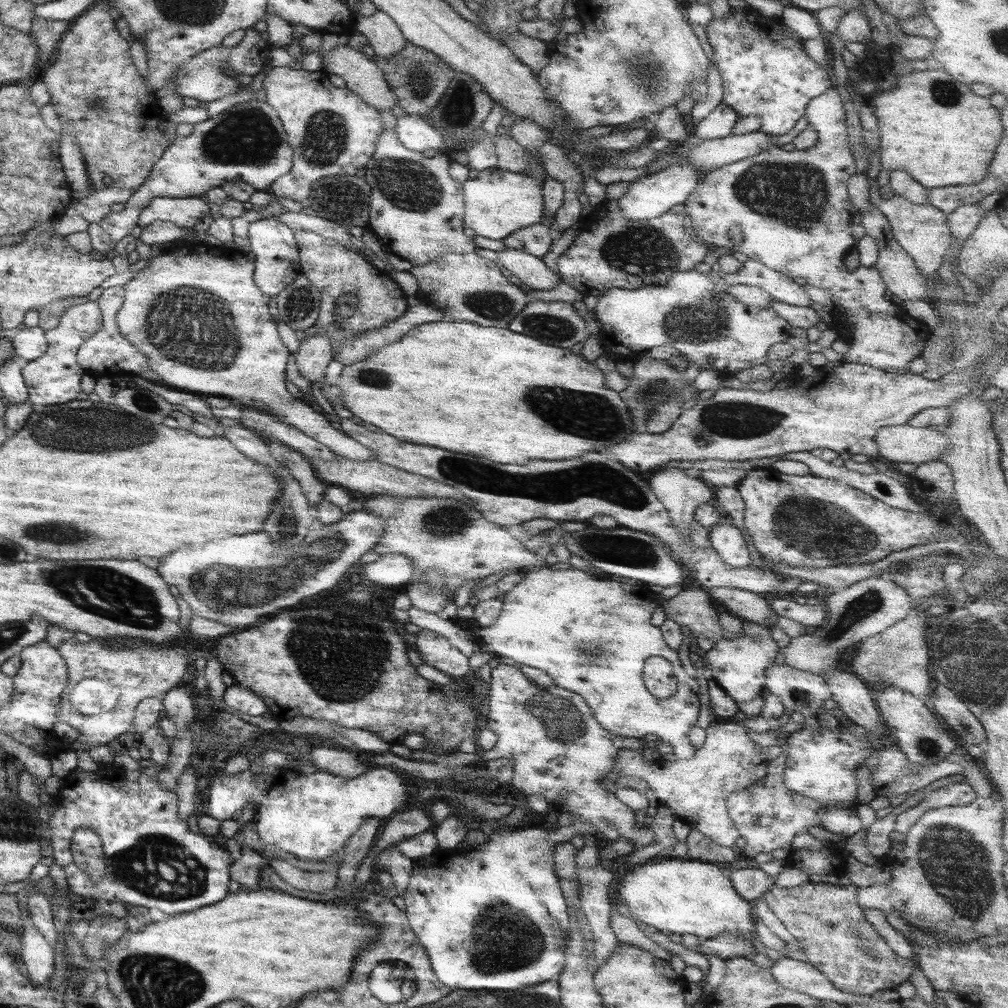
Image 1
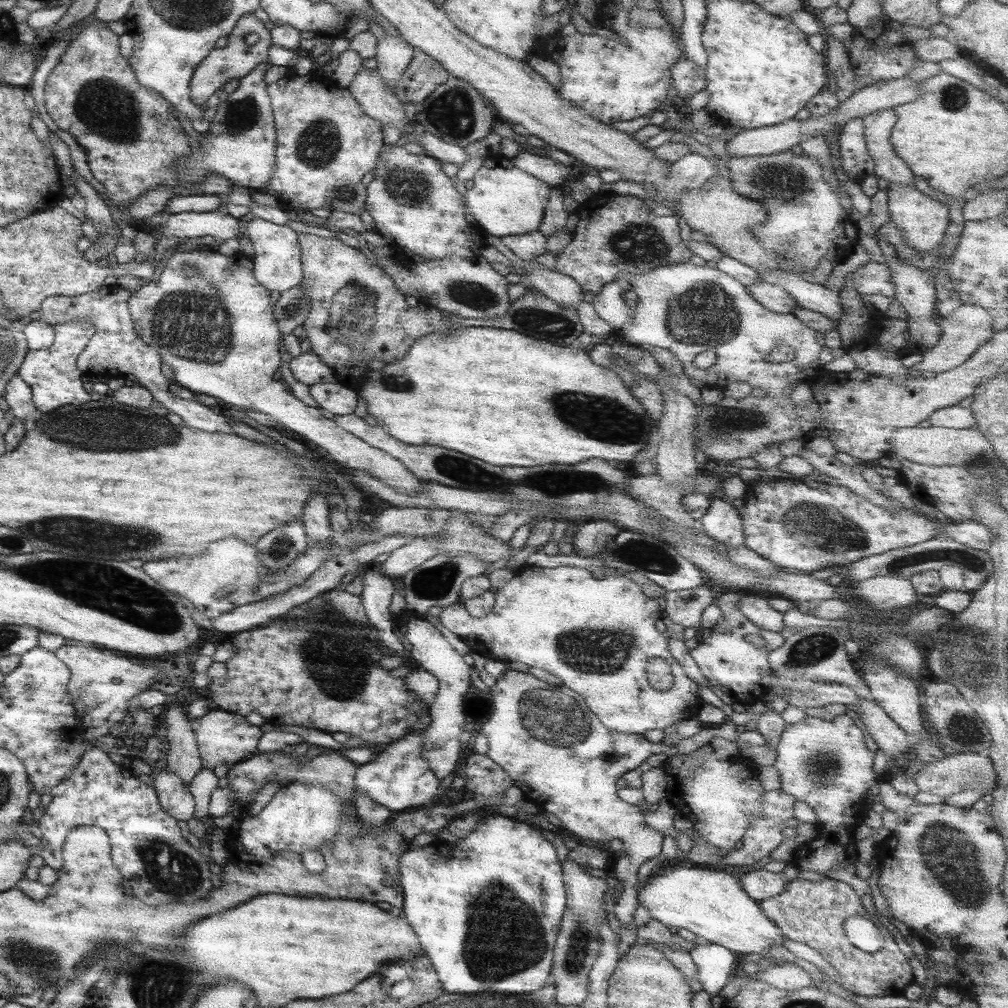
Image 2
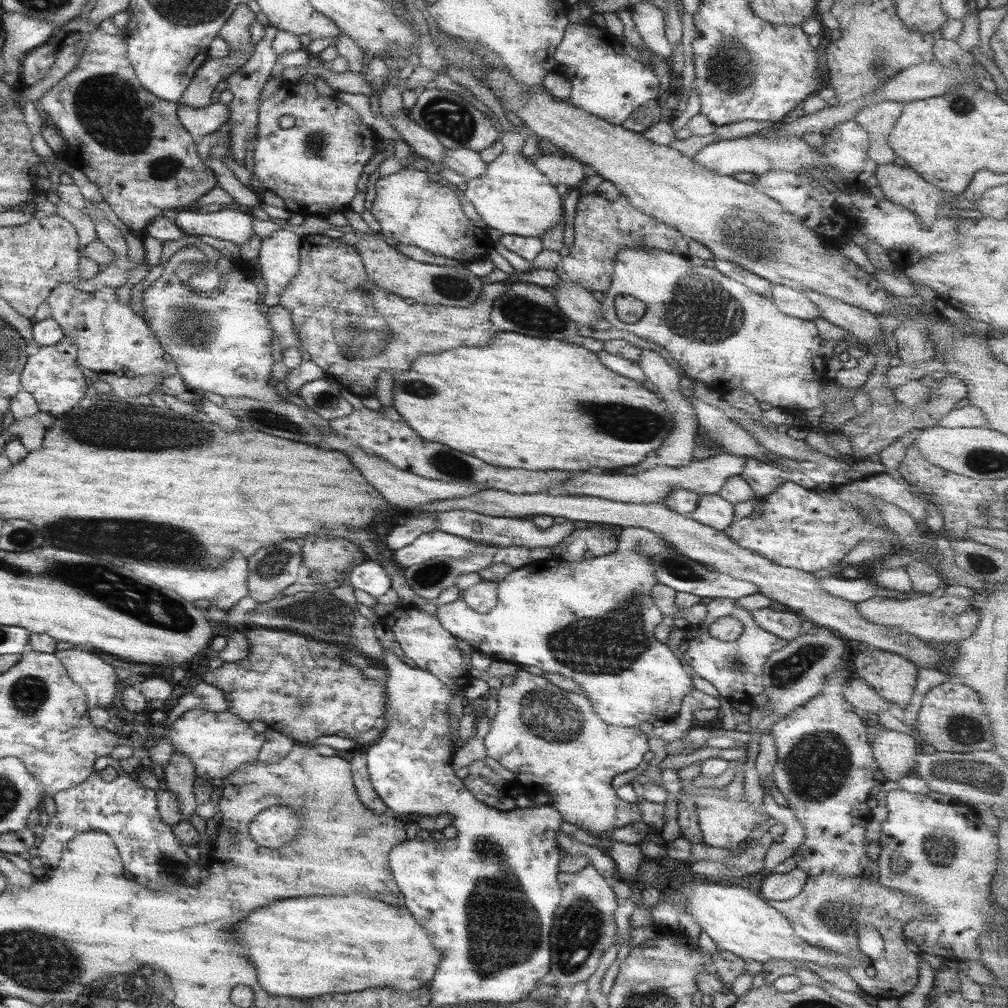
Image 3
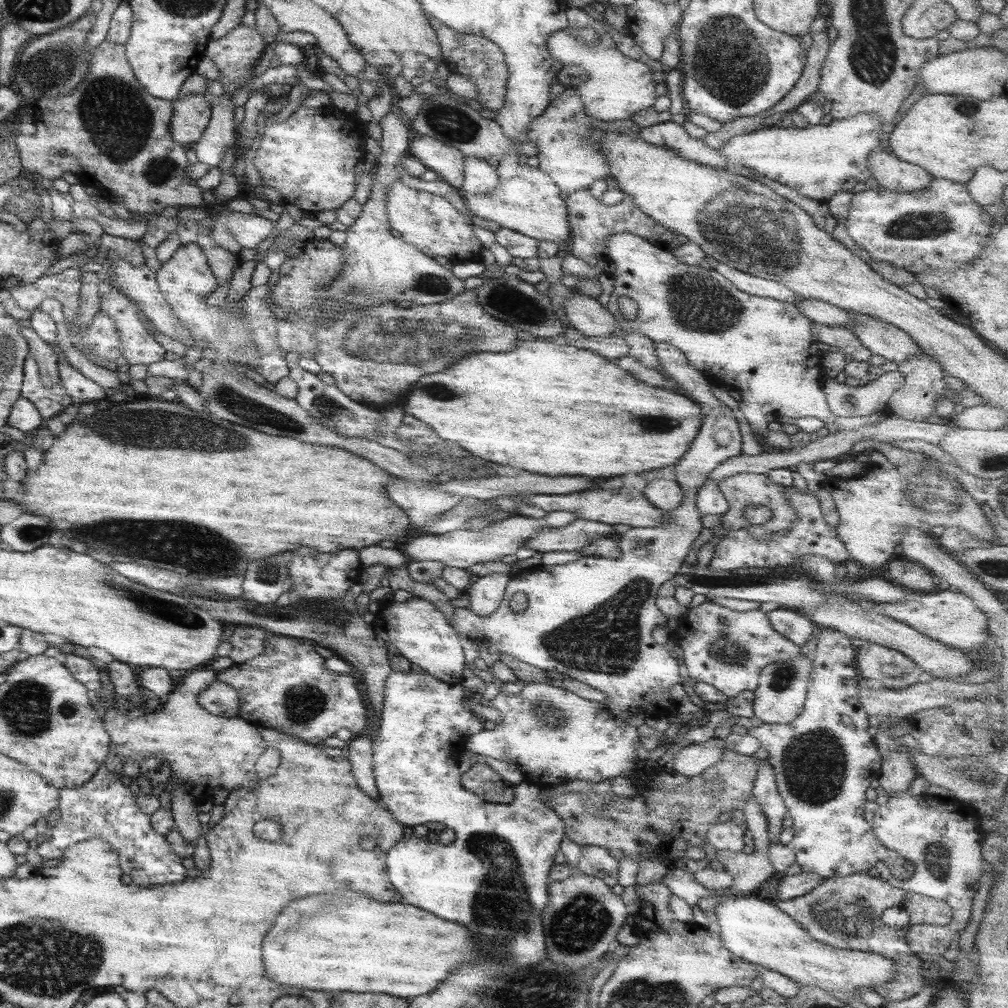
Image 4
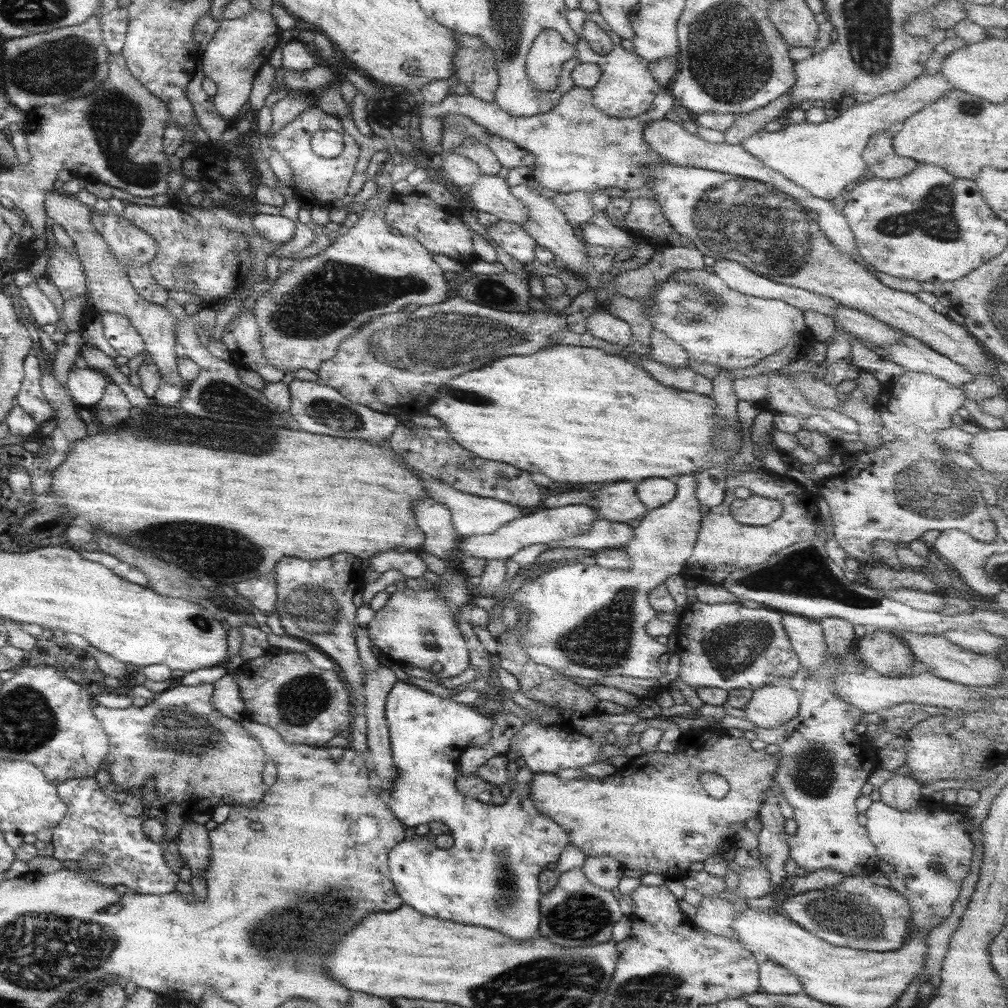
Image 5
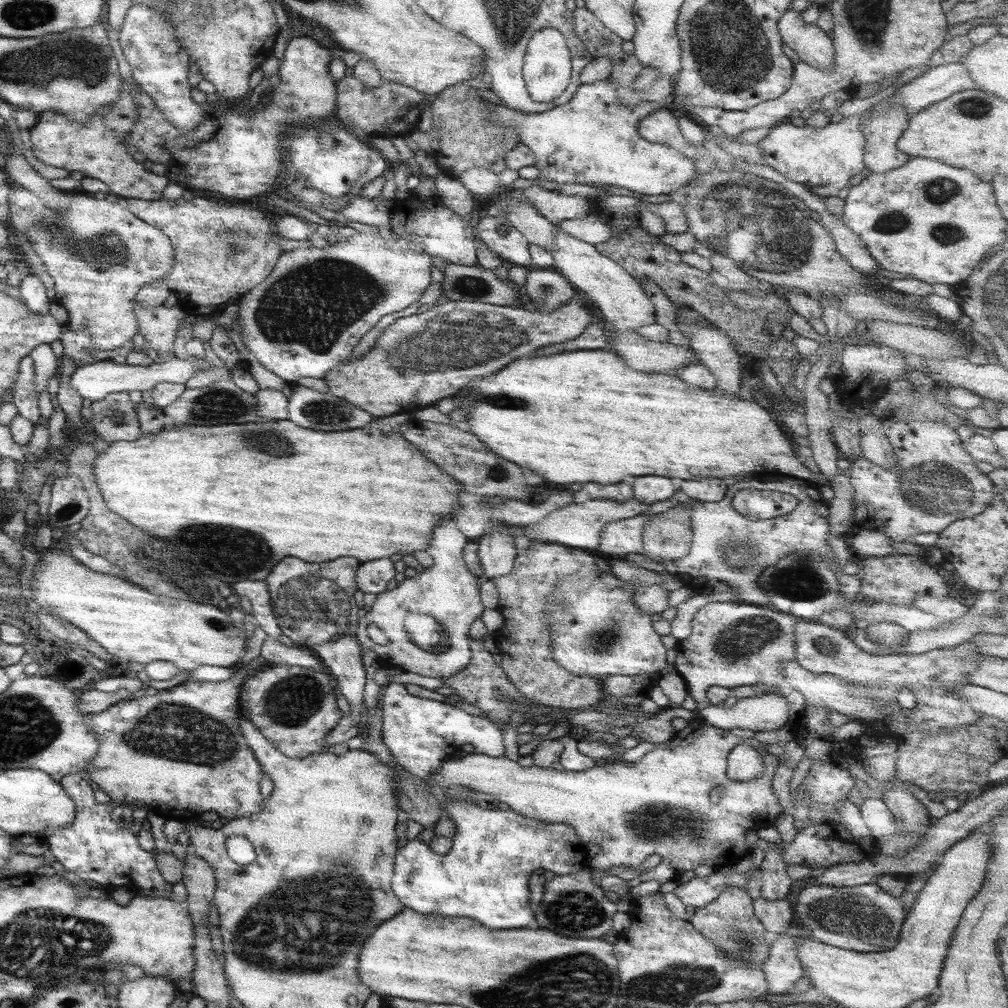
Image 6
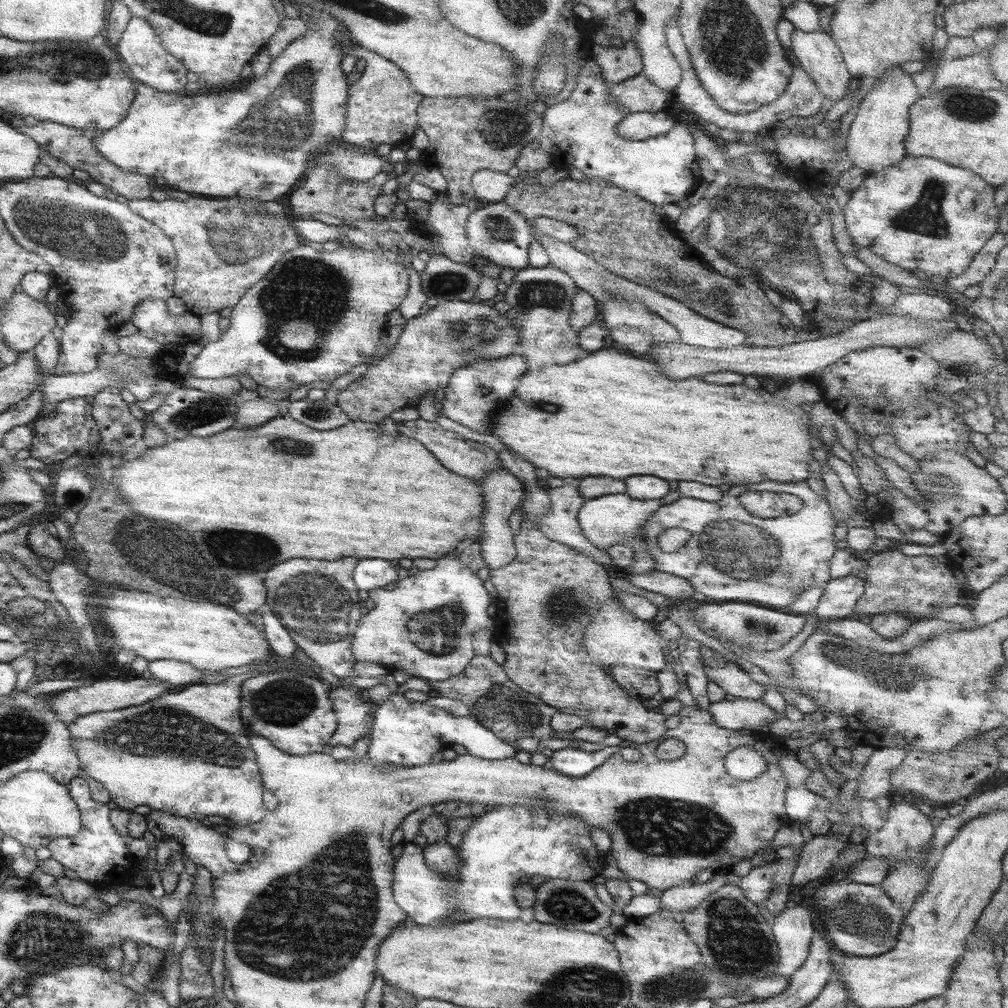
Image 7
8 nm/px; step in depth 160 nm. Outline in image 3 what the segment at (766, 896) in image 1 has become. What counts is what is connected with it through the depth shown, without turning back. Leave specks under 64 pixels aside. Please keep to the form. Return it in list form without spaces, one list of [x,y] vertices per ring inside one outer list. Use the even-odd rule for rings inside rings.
[[[823,873],[814,877],[807,877],[799,894],[796,894],[793,898],[783,901],[768,901],[768,905],[778,910],[788,920],[795,934],[807,944],[828,953],[852,958],[854,964],[846,966],[845,972],[867,995],[881,999],[899,999],[907,995],[917,983],[919,956],[913,948],[906,946],[903,941],[902,928],[912,920],[934,919],[930,908],[920,898],[881,886],[878,881],[874,882],[869,878],[841,877]],[[864,926],[872,926],[881,937],[882,951],[881,956],[877,956],[877,958],[870,959],[859,950],[856,934]]]

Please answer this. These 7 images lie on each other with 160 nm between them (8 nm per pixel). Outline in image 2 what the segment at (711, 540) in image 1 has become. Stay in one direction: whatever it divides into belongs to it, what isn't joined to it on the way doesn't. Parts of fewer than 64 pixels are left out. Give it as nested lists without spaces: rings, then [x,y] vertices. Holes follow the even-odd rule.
[[[711,498],[706,513],[698,521],[700,531],[710,539],[728,547],[740,547],[743,544],[739,511],[728,500]]]

